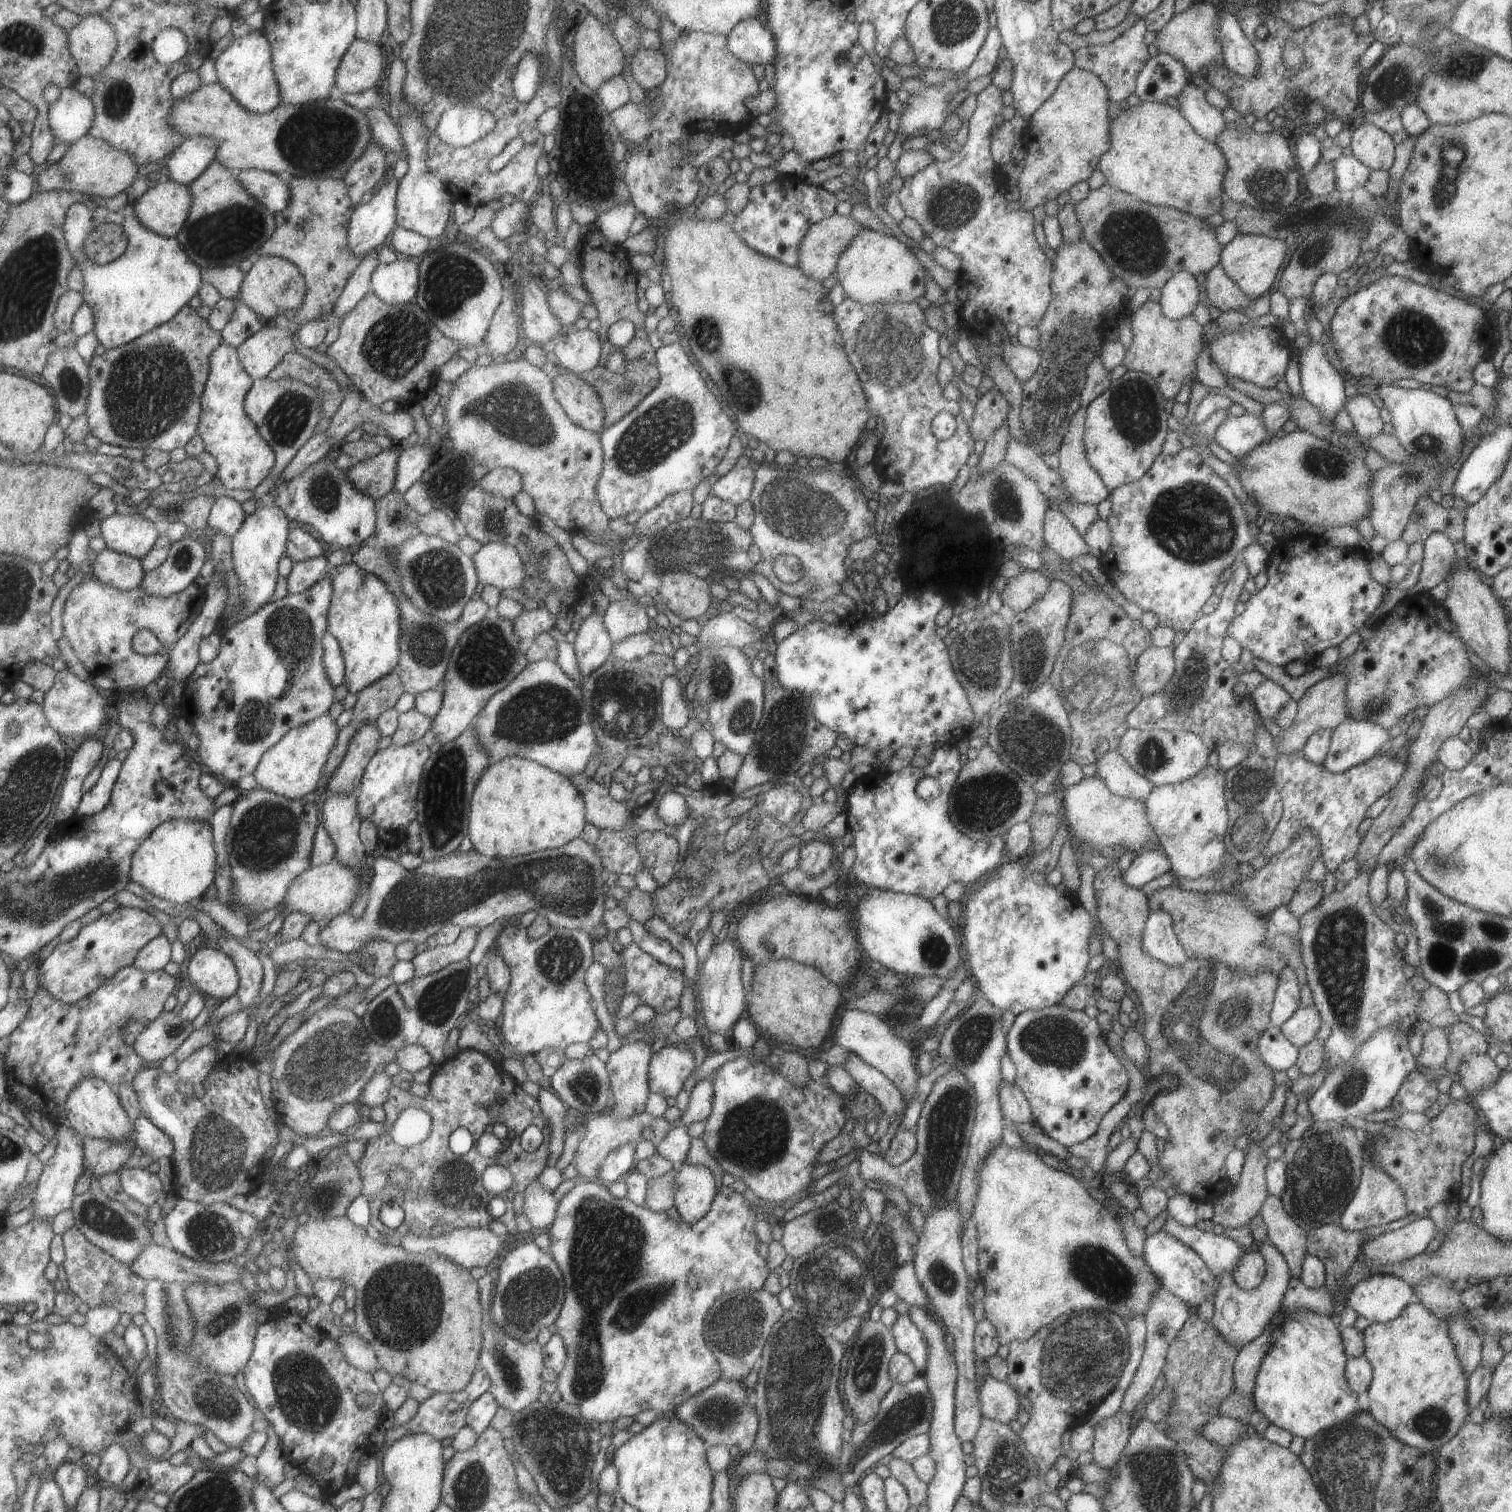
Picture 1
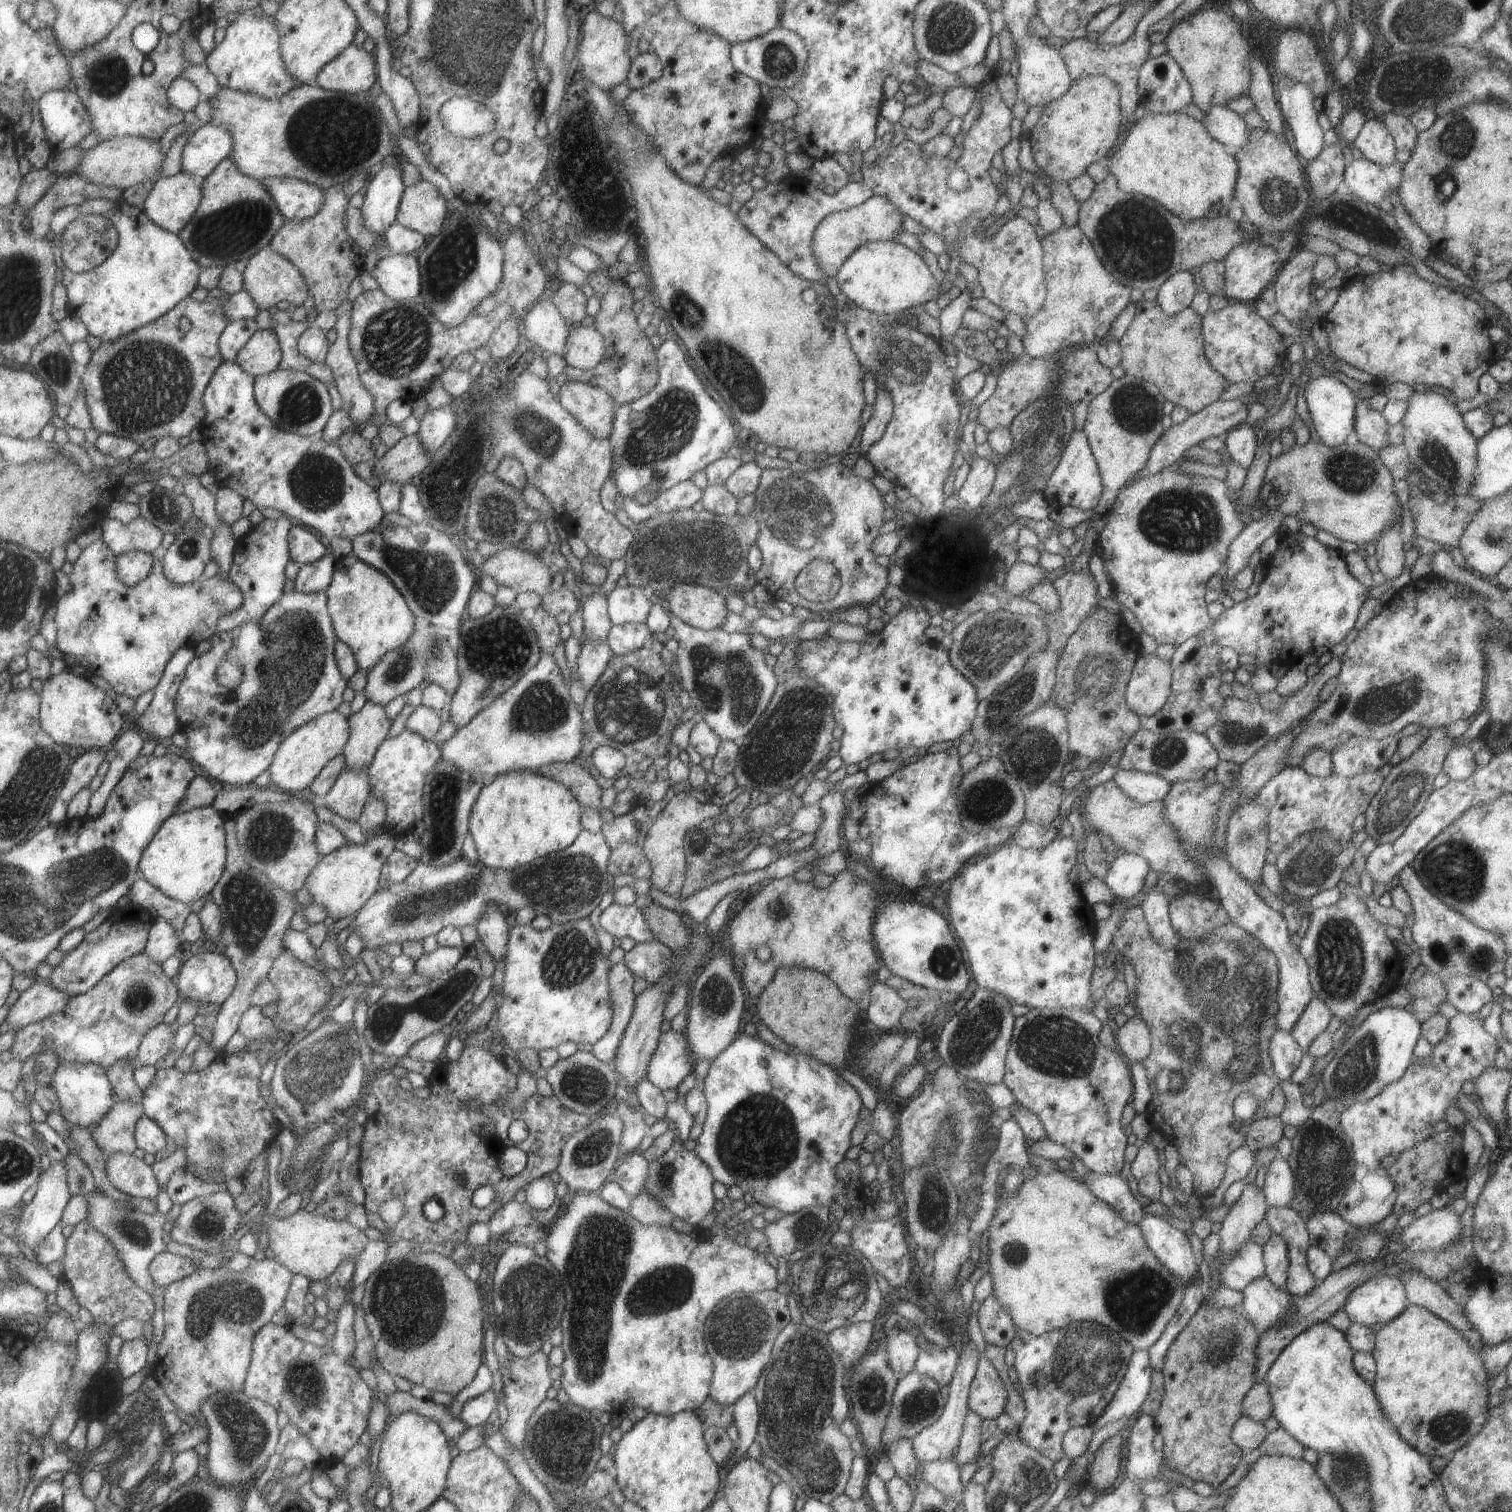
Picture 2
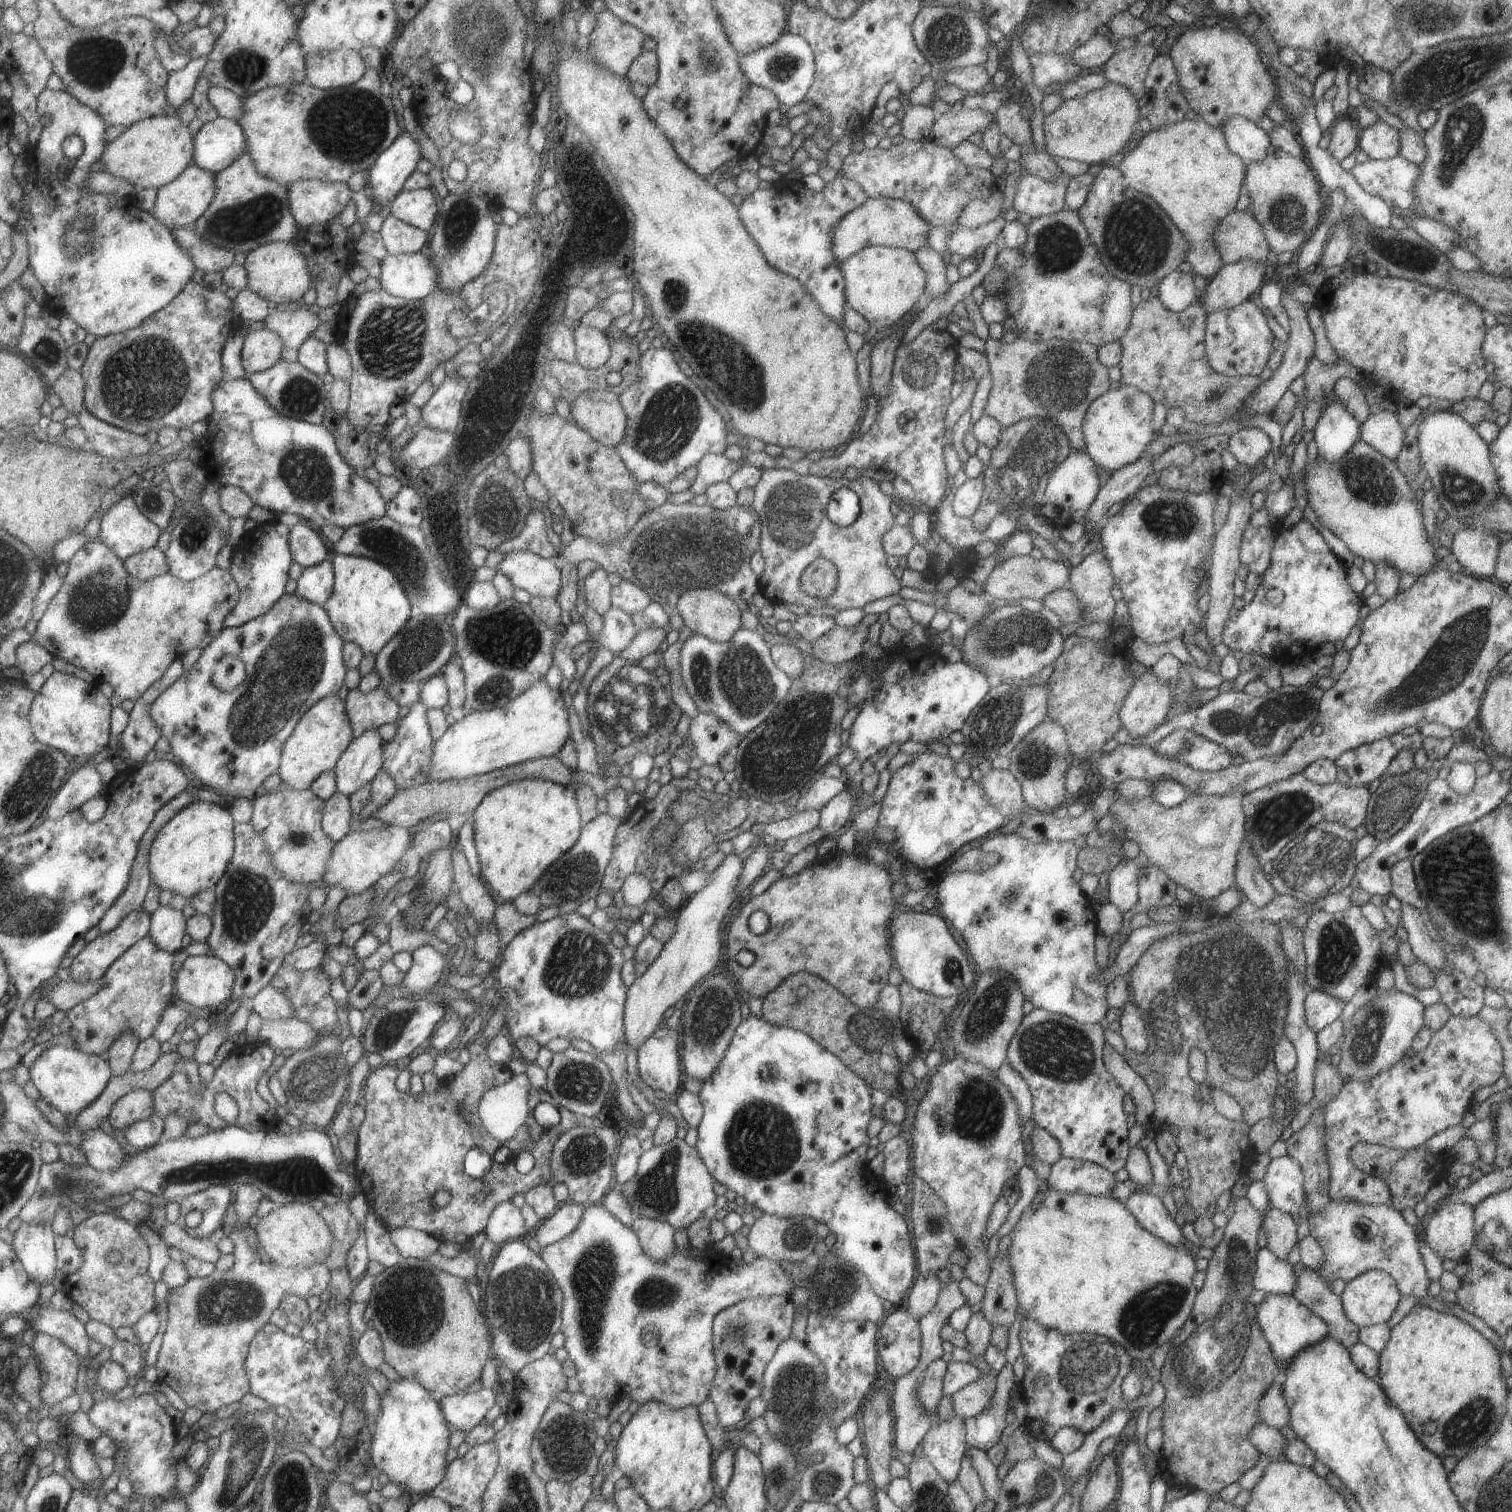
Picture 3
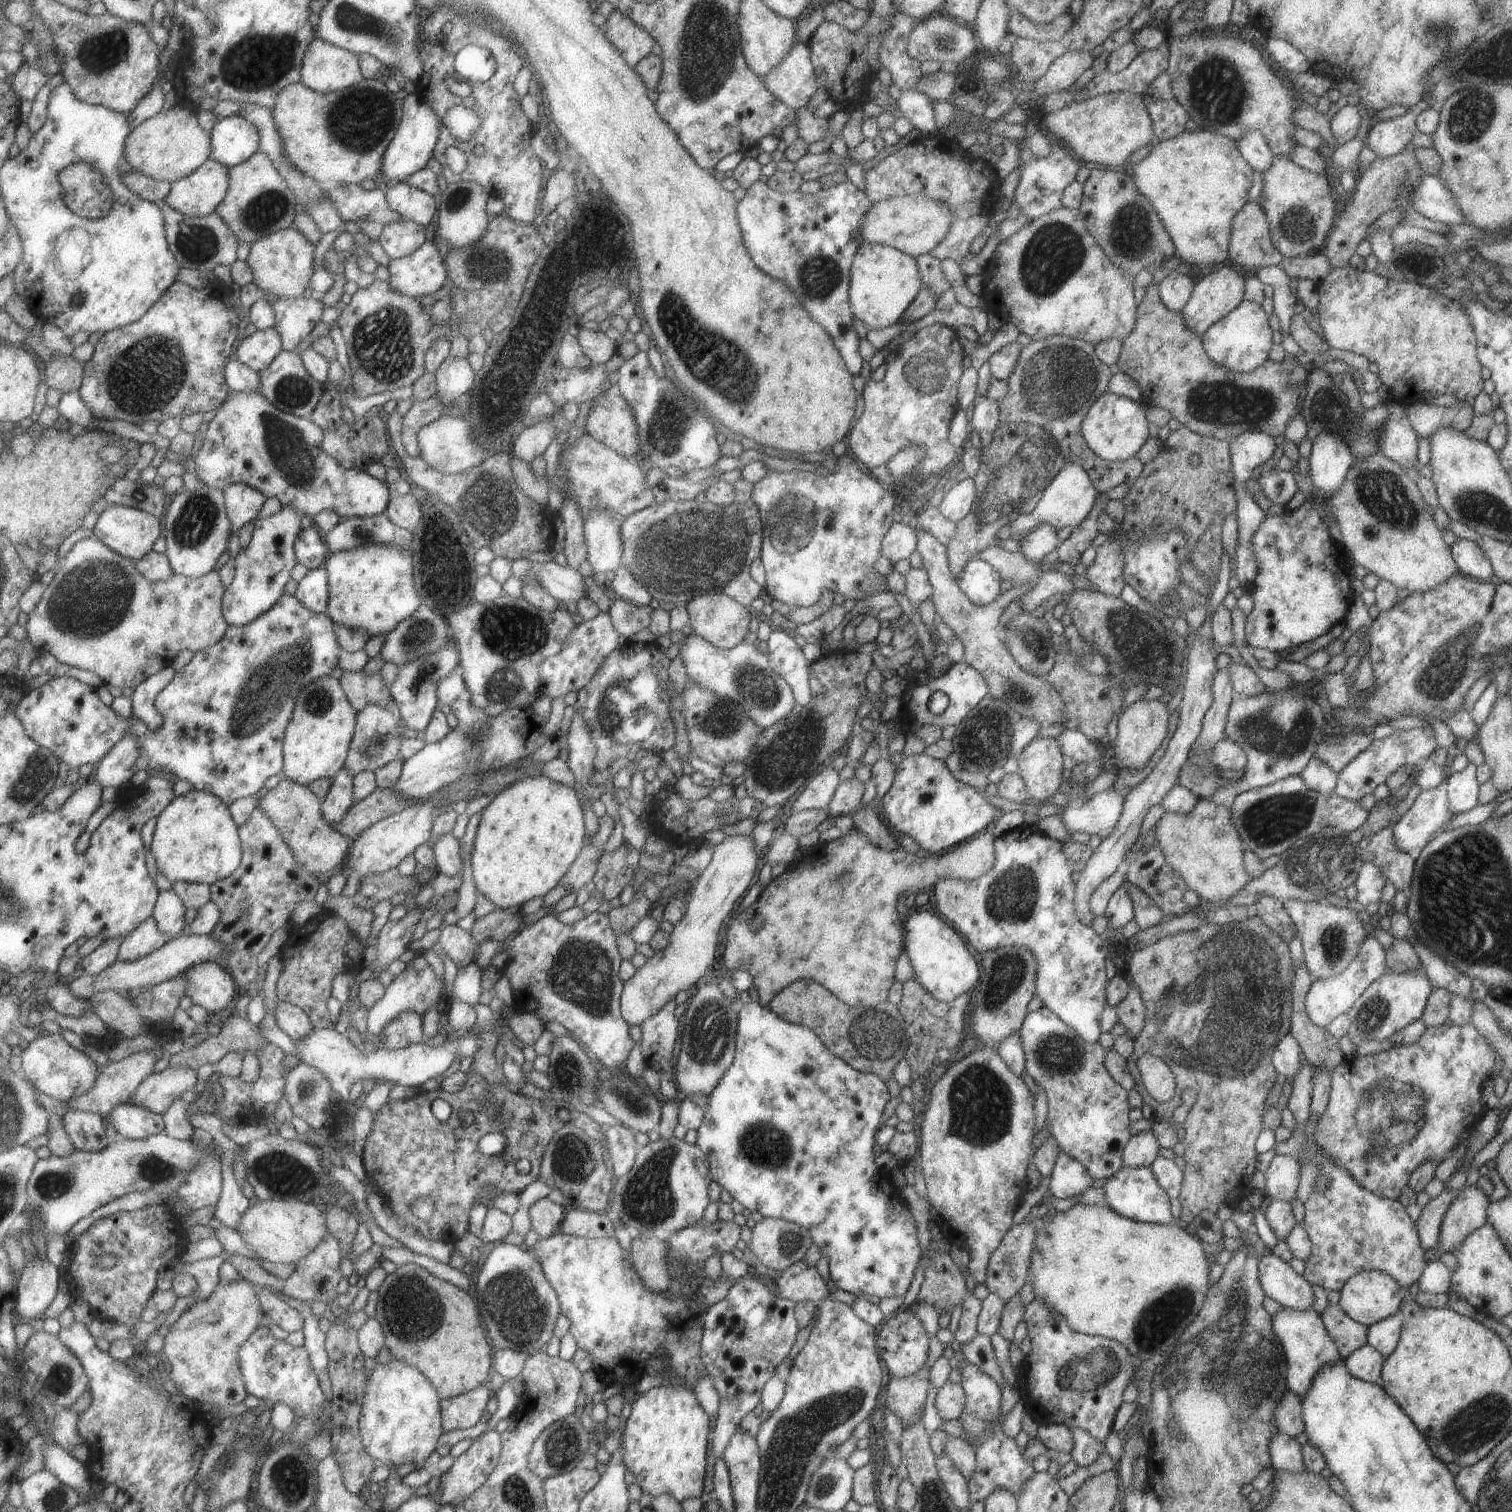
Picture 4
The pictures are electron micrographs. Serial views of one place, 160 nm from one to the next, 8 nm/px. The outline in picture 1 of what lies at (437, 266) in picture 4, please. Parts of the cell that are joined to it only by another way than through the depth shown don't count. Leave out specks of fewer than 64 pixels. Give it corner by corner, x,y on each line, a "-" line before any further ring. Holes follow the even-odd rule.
405,257
394,263
381,263
372,274
372,288
373,292
390,305
415,300
419,292
417,259

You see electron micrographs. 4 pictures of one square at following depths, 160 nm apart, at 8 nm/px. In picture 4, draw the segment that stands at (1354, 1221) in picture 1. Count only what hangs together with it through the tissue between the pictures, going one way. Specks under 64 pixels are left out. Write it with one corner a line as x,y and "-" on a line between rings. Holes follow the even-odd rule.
1469,1022
1464,1025
1454,1025
1447,1023
1436,1027
1426,1027
1419,1040
1410,1045
1396,1045
1388,1051
1380,1051
1374,1055
1359,1056
1353,1053
1351,1056
1345,1056
1344,1061
1333,1069
1330,1074
1330,1093
1328,1103
1326,1104
1324,1113
1318,1118
1314,1124
1312,1134
1316,1146
1326,1155
1327,1159
1331,1159
1340,1169
1348,1172
1355,1182
1368,1190
1375,1196
1384,1199
1395,1200
1398,1198
1400,1190
1406,1185
1408,1176
1421,1163
1427,1160
1439,1162
1447,1154
1447,1152
1455,1148
1459,1133
1471,1126
1475,1126
1475,1122
1481,1118
1485,1111
1485,1104
1480,1101
1479,1094
1486,1083
1498,1072
1495,1071
1495,1055
1494,1048
1477,1032
1477,1029

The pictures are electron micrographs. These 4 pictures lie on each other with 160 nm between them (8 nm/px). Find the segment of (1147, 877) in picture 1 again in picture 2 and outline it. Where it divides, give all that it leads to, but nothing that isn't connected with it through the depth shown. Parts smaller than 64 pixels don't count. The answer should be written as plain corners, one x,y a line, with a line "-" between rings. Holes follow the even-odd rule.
1123,853
1117,857
1101,878
1118,900
1127,901
1143,888
1148,862
1139,855

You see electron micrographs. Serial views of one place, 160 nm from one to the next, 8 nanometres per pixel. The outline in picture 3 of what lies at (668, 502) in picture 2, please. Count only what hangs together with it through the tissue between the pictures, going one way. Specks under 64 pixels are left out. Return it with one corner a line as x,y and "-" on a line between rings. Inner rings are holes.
707,453
696,465
697,474
690,483
689,490
693,495
703,494
706,486
716,483
717,480
727,478
727,470
733,472
739,468
737,461
729,462
731,466
727,468
727,457
724,454

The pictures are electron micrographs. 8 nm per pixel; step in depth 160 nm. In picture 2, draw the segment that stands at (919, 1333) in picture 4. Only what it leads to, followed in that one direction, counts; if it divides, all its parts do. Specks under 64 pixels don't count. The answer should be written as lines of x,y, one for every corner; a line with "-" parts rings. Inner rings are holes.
893,1327
885,1337
887,1362
899,1379
914,1370
914,1362
918,1355
914,1335
915,1331
911,1328

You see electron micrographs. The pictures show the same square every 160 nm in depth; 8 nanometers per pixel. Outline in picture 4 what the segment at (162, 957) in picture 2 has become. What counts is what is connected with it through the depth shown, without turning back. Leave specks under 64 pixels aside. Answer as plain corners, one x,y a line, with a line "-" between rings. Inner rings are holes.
172,889
160,891
158,904
154,910
154,917
159,928
168,935
174,935
175,938
187,932
185,925
186,904
183,899

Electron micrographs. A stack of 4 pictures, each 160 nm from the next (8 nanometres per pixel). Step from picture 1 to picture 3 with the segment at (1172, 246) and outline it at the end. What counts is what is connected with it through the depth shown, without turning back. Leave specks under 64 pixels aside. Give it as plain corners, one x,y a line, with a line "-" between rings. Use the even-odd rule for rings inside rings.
1113,163
1103,166
1094,176
1078,214
1107,272
1130,286
1135,284
1141,289
1157,287
1162,278
1186,260
1190,246
1183,233
1151,197
1133,190
-
1246,210
1229,211
1217,221
1212,232
1222,263
1228,265
1242,258
1265,262
1268,244
1259,223

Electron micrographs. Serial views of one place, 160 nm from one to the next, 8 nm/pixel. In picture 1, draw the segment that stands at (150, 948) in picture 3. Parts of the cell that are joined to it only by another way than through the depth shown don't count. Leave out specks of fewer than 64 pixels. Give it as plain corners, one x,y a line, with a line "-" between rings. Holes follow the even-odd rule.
131,965
131,968
127,970
120,970
110,981
107,981
99,990
96,990
94,993
91,993
89,997
84,998
82,1001
76,1002
75,1004
69,1004
61,1002
56,998
53,998
53,995
45,989
39,988
33,999
31,1000
30,1009
28,1015
25,1017
25,1020
10,1034
9,1036
9,1049
5,1054
6,1062
6,1073
7,1073
7,1084
8,1089
10,1090
11,1100
24,1101
26,1104
30,1105
36,1111
39,1110
43,1113
52,1123
55,1125
61,1125
67,1122
67,1101
70,1100
70,1094
82,1084
82,1081
85,1081
89,1077
97,1077
101,1080
106,1080
111,1086
115,1089
119,1088
121,1085
132,1085
135,1080
137,1073
143,1066
143,1059
139,1056
139,1053
136,1052
134,1045
127,1046
125,1042
125,1035
121,1032
121,1025
131,1019
140,1020
144,1022
145,1020
155,1020
165,1009
165,1003
167,999
176,992
179,984
179,979
177,975
169,975
165,970
161,969
155,972
147,972
138,968
135,968
134,965

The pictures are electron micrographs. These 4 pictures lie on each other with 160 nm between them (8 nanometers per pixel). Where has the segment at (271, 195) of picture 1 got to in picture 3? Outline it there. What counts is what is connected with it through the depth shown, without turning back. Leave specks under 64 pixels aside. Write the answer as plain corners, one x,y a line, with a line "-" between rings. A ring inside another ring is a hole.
301,179
287,184
290,209
299,225
323,225
349,204
352,188
347,183

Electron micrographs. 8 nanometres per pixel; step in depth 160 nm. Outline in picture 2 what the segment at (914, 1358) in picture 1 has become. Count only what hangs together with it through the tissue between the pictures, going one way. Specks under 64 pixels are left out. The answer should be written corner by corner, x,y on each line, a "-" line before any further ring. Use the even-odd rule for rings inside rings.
931,1343
929,1348
918,1347
914,1371
931,1377
942,1387
951,1380
957,1360
957,1352
953,1347
941,1348

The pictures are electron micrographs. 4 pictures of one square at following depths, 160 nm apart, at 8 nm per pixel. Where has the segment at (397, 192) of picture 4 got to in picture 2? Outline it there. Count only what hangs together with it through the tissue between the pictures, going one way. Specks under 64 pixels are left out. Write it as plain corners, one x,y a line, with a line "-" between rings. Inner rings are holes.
421,179
406,188
398,221
426,237
436,237
442,233
451,215
447,201
435,184

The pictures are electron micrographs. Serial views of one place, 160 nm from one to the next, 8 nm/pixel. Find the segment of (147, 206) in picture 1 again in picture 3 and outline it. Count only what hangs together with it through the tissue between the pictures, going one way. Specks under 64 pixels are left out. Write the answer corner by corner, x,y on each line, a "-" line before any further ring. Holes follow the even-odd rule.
195,164
178,176
173,182
157,191
154,215
169,228
187,227
199,220
211,206
217,192
216,175

